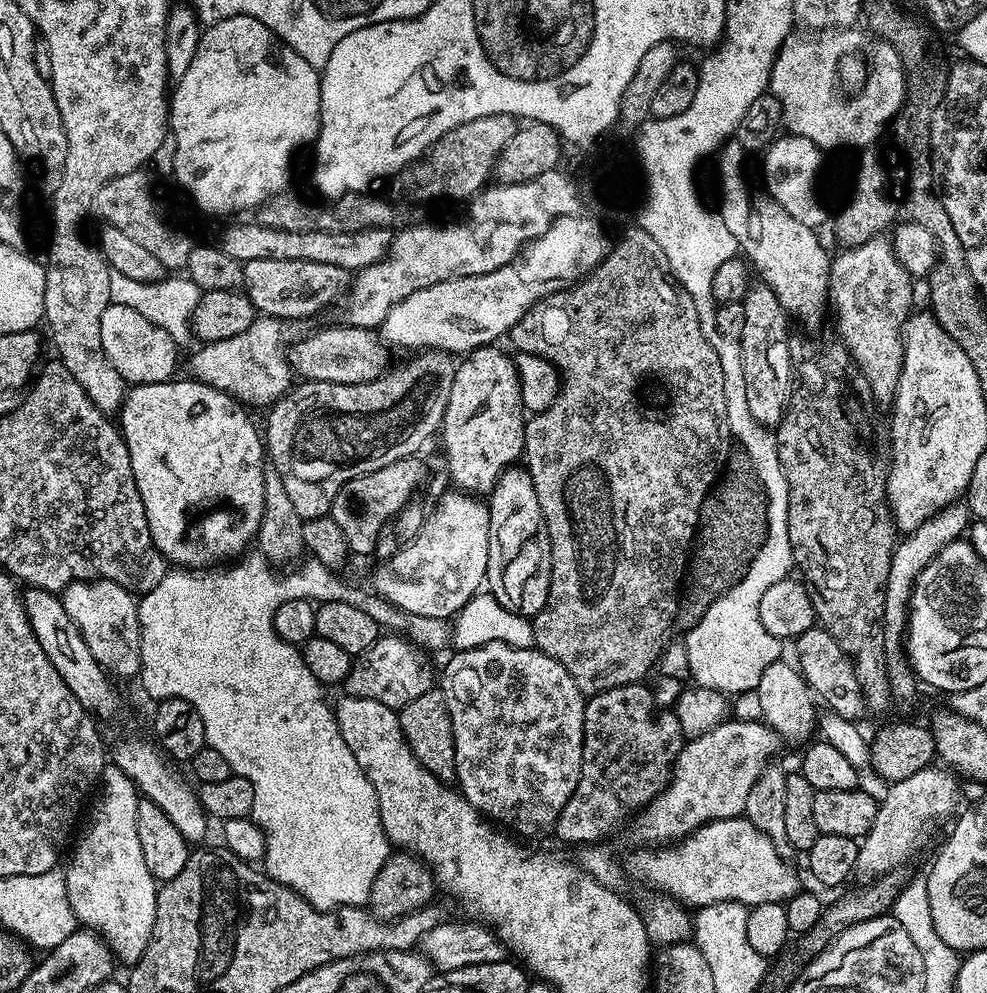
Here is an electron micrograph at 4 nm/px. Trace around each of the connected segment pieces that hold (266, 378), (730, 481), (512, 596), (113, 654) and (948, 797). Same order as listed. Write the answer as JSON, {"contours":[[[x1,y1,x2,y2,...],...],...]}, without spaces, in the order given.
{"contours":[[[261,315,250,330,242,330,242,334,234,334,234,338,201,343,192,356,191,375,203,384,229,392,245,405,275,404,294,384,294,369,288,362,288,348,284,344,284,328,285,321]],[[736,450,729,455,728,462,724,466,722,475,712,485,712,491,700,507,700,523,694,537,694,547,690,552,690,559,686,565,686,579,682,584,682,591,678,596,675,627,687,630,694,627,706,614,706,610,722,594,730,591,737,582,744,577,744,572,750,566,754,554,766,542,768,533,768,519,766,518,766,506,768,495,764,493,762,482,754,470,754,462,750,454,743,450]],[[513,466,496,480,486,500,488,506,488,565,486,566,486,588,492,597,506,610,529,618,537,616,546,606,550,594,552,577,552,547,548,537,548,527,544,521,544,511,538,502,534,482,527,467]],[[93,580,69,584,62,593,62,599,66,614,70,614,86,646,90,646,90,654,94,654,105,672,113,677,139,677,140,609,137,597,113,580]],[[944,766,936,767,923,768,918,770,918,774,910,774,910,778,902,778,902,782,887,785,888,793,885,794,884,800,882,796,879,801,874,826,870,826,870,830,859,841,860,853,858,854,855,875,861,876,864,882,875,881,881,874,887,873,889,870,896,870,892,868,906,863,931,838,932,831,955,810,956,803,960,800,960,784,956,781,958,779,957,773]]]}

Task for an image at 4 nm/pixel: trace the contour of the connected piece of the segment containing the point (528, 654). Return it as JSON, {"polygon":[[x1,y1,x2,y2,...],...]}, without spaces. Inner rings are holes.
{"polygon":[[490,642,482,645,481,648,465,648,452,655,456,656,449,658,448,665,444,668,444,677,441,680,439,677,438,684,446,698,446,706,450,710,450,722,454,730,456,780,459,791,463,792,464,797,476,807,477,812,483,814,489,821,501,820,505,824,503,825,505,829,513,828,524,836,540,836,543,832,551,833,556,827,556,820,562,814,562,810,569,807,574,790,578,786,584,745,585,693,581,692,572,675,566,670,566,666,562,666,557,660,535,647,515,648,502,642]]}

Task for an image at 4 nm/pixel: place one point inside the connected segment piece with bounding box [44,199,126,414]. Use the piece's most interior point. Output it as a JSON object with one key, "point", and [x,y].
{"point":[77,275]}

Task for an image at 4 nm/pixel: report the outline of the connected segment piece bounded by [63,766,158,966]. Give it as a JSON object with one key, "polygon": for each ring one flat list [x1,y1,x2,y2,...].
{"polygon":[[115,766,105,767,102,788,103,784,104,793,92,812,92,821,81,834,76,853,67,857,68,868,63,869,66,894,77,921,97,932,119,963,131,966,142,958,150,942,158,881,146,870,138,842,138,802,142,797,135,784]]}

